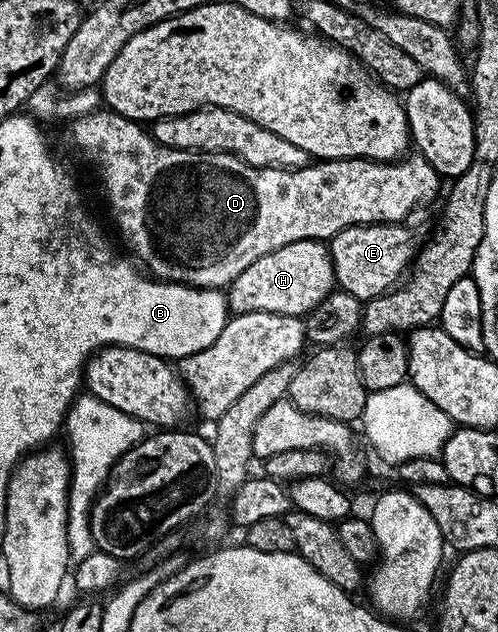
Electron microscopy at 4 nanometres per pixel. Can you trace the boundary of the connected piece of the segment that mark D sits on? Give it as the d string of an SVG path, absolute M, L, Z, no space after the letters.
M98 110L96 112L89 112L86 116L78 116L76 119L72 121L73 129L70 130L69 136L73 139L73 144L77 147L77 152L82 156L83 159L86 160L87 163L90 164L91 167L97 171L97 176L101 179L101 188L105 191L105 200L109 203L109 216L113 219L113 224L115 227L121 231L121 240L126 244L129 249L127 249L128 255L132 257L134 261L150 277L159 279L159 280L167 280L171 284L189 284L193 288L215 288L218 290L224 289L229 283L232 282L235 278L239 278L239 274L243 274L243 270L247 270L247 266L251 266L251 262L255 262L255 258L263 258L263 254L271 254L275 250L279 250L279 246L287 246L291 242L303 242L304 240L319 240L322 242L328 242L333 239L335 234L339 234L345 228L350 228L352 224L400 224L402 222L408 221L408 216L412 214L413 211L416 210L420 204L429 204L433 199L437 196L437 191L440 190L441 184L443 188L443 180L442 177L437 175L435 169L431 166L431 162L427 162L420 156L419 154L409 154L400 160L391 160L388 162L382 162L379 160L322 160L320 162L310 162L305 165L303 168L256 168L255 166L251 166L247 162L243 162L237 156L232 156L231 154L227 154L226 152L188 152L187 150L175 150L174 148L168 148L167 146L163 146L162 144L157 143L156 140L153 139L152 135L148 131L145 132L140 123L135 120L128 120L127 117L119 115L117 112L110 112L108 110Z

